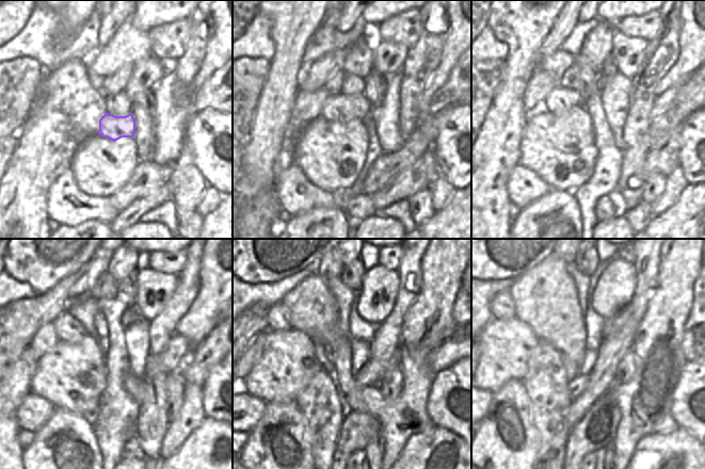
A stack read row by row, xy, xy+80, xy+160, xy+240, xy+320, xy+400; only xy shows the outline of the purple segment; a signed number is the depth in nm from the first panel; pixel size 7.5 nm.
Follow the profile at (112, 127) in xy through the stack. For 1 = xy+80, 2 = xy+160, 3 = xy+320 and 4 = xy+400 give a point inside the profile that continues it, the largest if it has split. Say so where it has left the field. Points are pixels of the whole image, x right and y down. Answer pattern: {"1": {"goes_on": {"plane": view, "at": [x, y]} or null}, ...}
{"1": {"goes_on": {"plane": "xy+80", "at": [340, 108]}}, "2": {"goes_on": {"plane": "xy+160", "at": [561, 99]}}, "3": {"goes_on": {"plane": "xy+320", "at": [277, 316]}}, "4": {"goes_on": {"plane": "xy+400", "at": [501, 305]}}}

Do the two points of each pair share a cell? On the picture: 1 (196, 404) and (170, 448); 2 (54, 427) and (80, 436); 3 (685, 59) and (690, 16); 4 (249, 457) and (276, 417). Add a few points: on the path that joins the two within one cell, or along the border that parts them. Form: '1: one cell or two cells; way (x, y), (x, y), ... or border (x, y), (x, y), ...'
1: one cell; way (191, 415), (178, 430), (175, 437)
2: one cell; way (61, 431), (69, 436), (74, 436)
3: one cell; way (690, 48), (690, 27)
4: one cell; way (260, 446), (261, 426), (265, 423)

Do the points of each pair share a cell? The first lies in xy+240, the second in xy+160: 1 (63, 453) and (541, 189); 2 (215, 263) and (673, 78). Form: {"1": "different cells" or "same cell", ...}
{"1": "different cells", "2": "same cell"}

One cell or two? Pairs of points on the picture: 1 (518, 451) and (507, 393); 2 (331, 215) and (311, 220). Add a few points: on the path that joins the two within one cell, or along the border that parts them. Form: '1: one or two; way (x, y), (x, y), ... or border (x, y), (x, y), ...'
1: one; way (514, 437), (513, 425), (510, 422), (510, 407)
2: one; way (326, 217), (316, 220)

